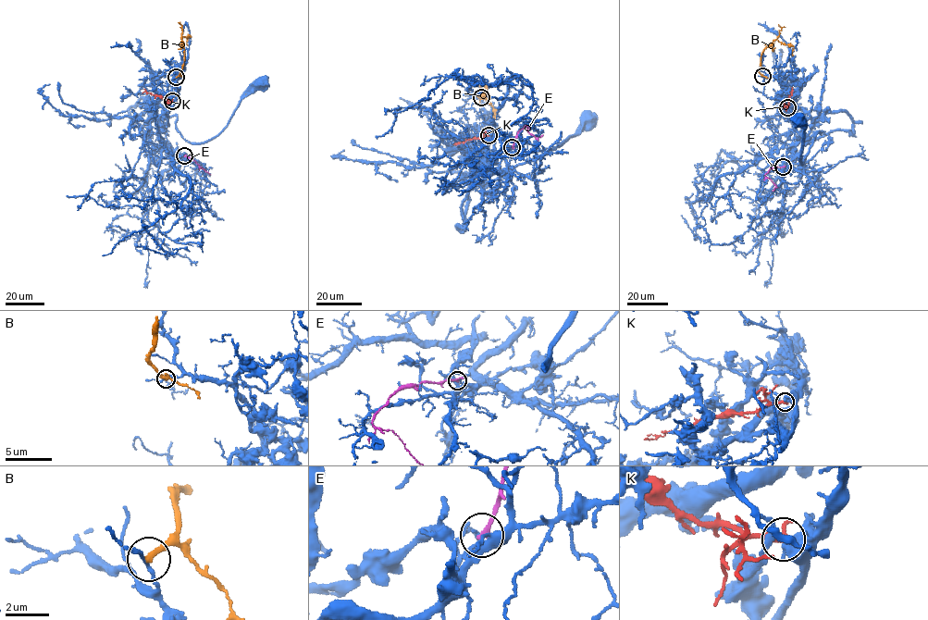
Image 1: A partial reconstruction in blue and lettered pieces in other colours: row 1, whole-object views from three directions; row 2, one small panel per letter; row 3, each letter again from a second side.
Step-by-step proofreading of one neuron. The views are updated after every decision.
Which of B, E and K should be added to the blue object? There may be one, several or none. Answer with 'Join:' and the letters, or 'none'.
Join: K

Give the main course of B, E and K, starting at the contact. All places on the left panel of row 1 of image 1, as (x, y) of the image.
B: (176, 77), (184, 61), (181, 36), (189, 35), (188, 44)
E: (184, 155), (211, 175)
K: (172, 101), (145, 92), (142, 92)

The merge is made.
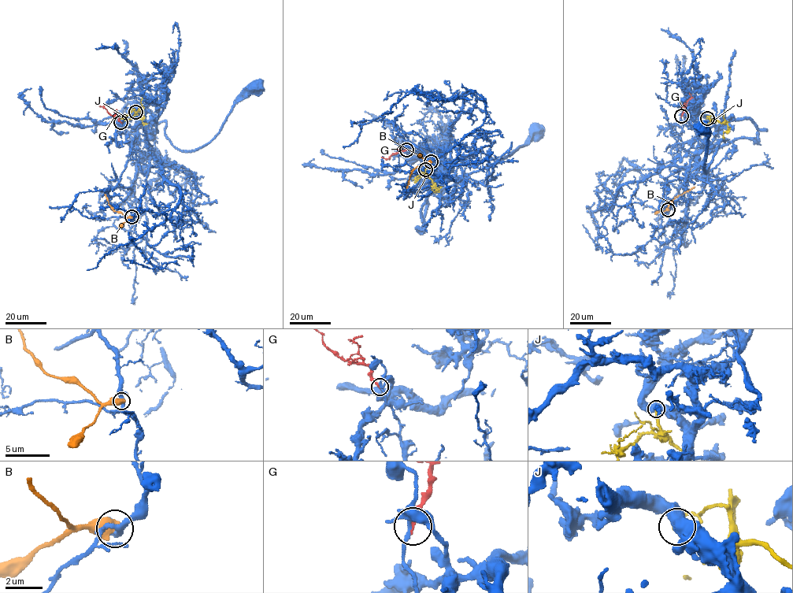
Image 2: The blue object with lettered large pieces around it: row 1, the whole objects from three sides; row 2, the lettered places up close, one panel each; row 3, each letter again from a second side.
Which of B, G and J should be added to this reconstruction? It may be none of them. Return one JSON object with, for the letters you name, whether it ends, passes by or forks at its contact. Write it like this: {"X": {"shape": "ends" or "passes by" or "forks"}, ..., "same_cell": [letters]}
{"same_cell": []}

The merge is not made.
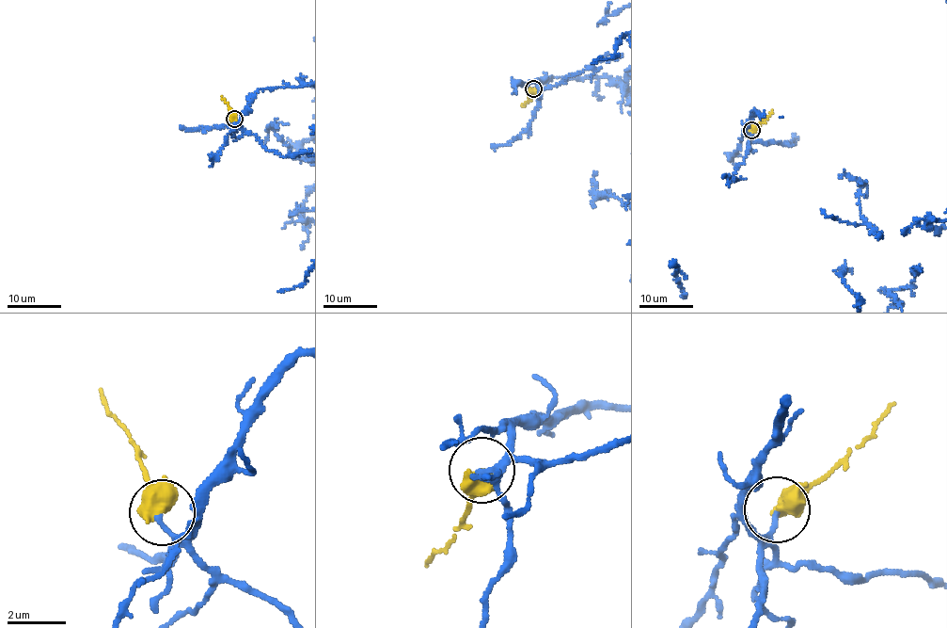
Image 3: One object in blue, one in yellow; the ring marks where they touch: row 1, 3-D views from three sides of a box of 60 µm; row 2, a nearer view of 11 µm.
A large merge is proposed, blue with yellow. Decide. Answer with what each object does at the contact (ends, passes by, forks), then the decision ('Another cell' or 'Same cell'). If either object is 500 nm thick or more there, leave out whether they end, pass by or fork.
At the ring blue ends. At the ring yellow passes by. Same cell

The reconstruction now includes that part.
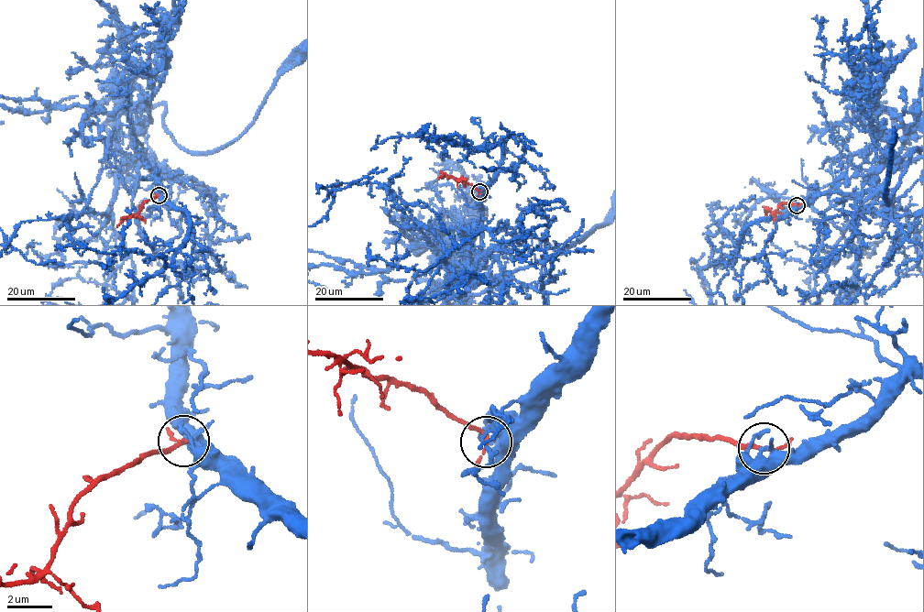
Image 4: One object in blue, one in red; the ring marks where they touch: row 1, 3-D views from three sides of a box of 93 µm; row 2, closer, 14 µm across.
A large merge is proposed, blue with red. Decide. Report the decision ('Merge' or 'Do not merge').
Merge

